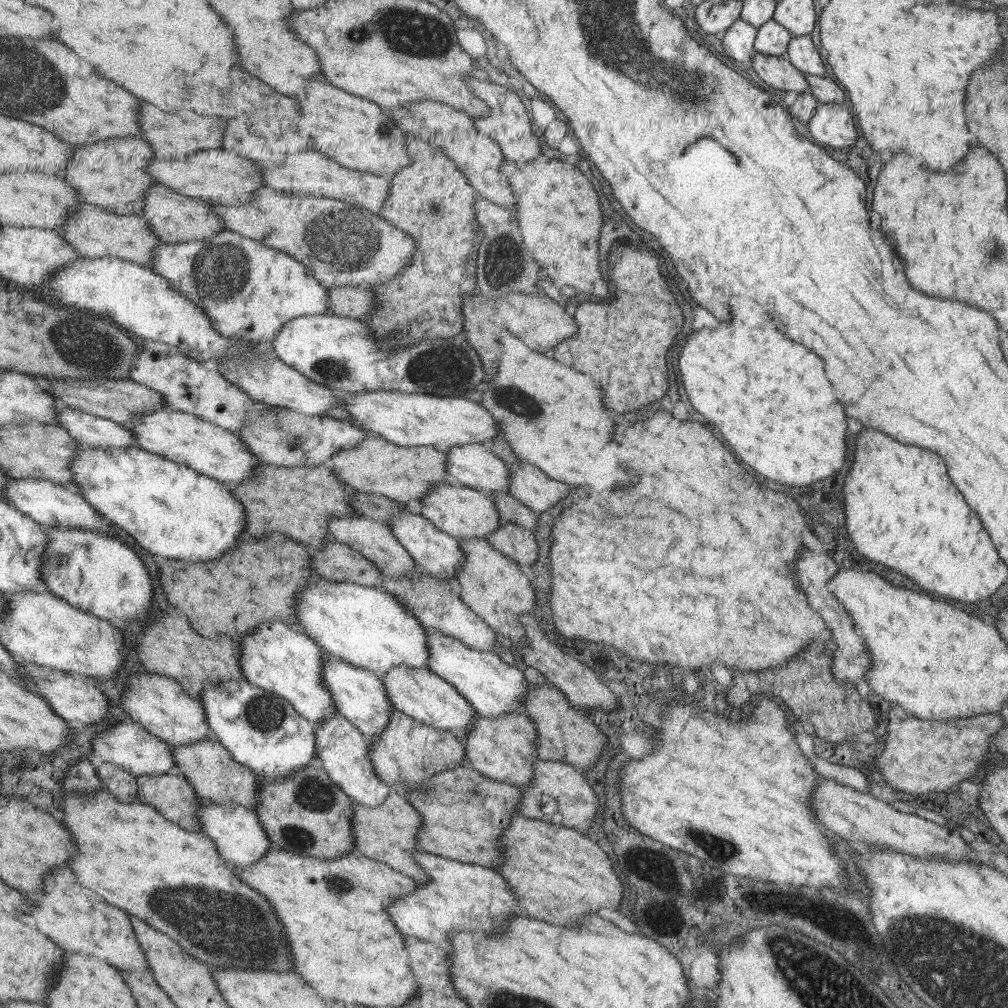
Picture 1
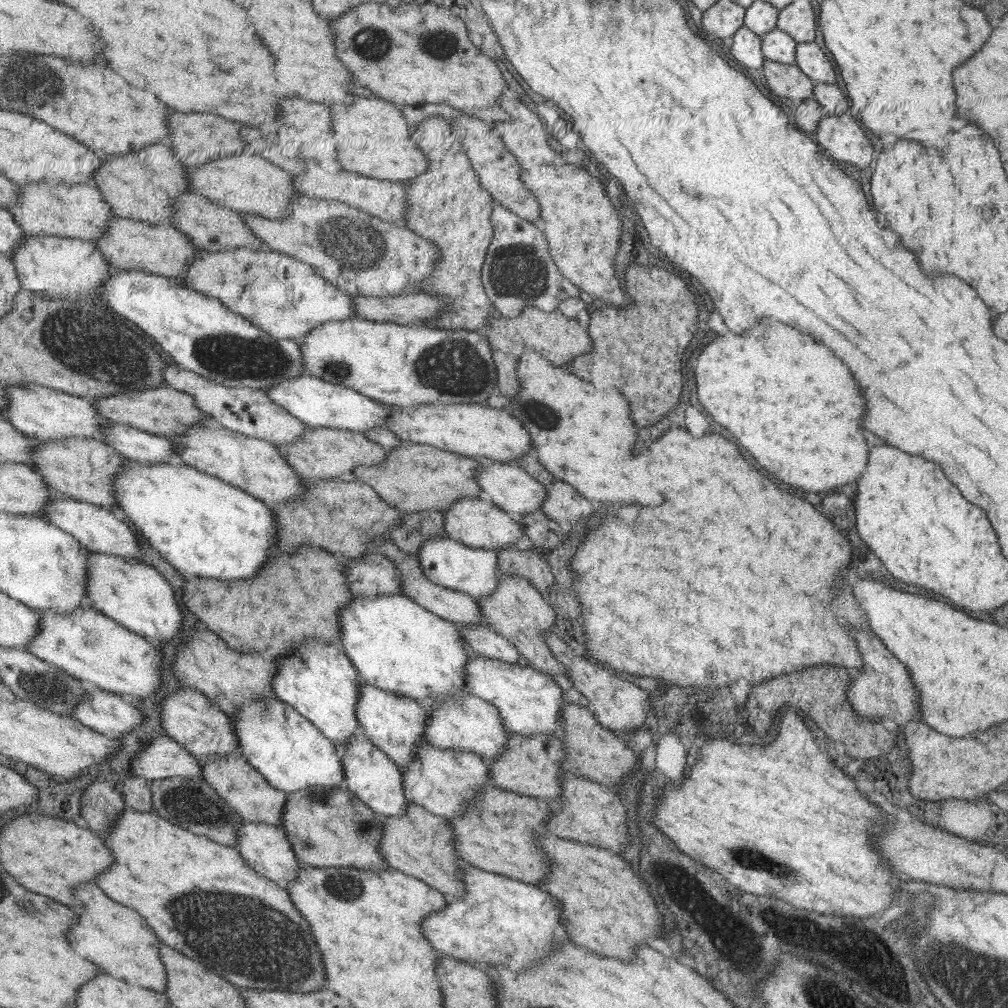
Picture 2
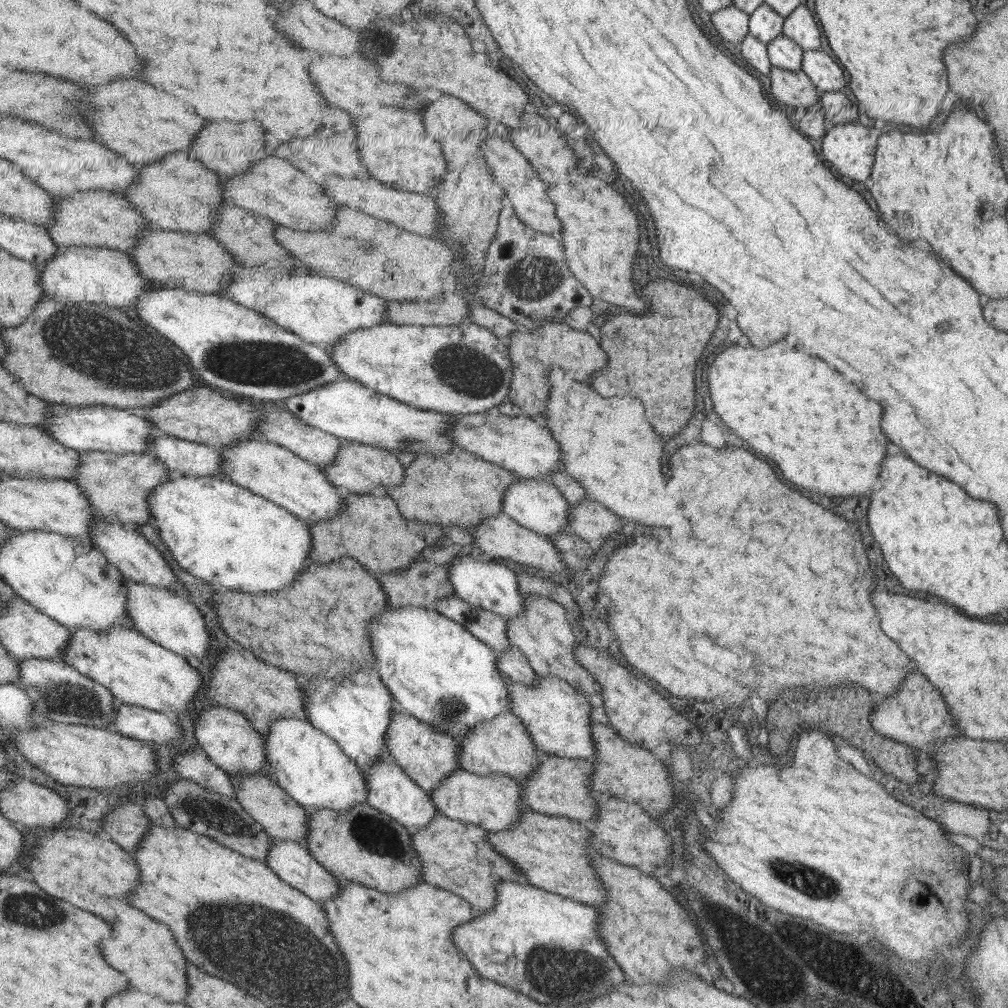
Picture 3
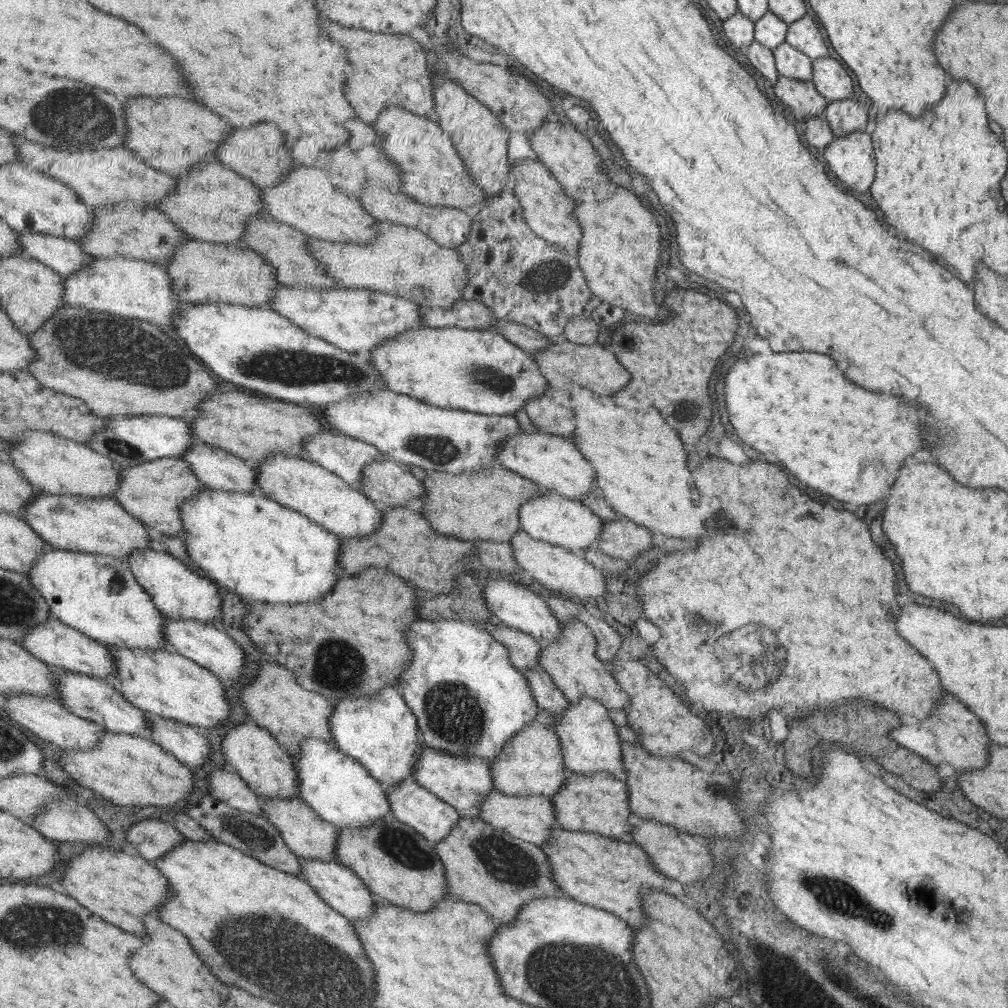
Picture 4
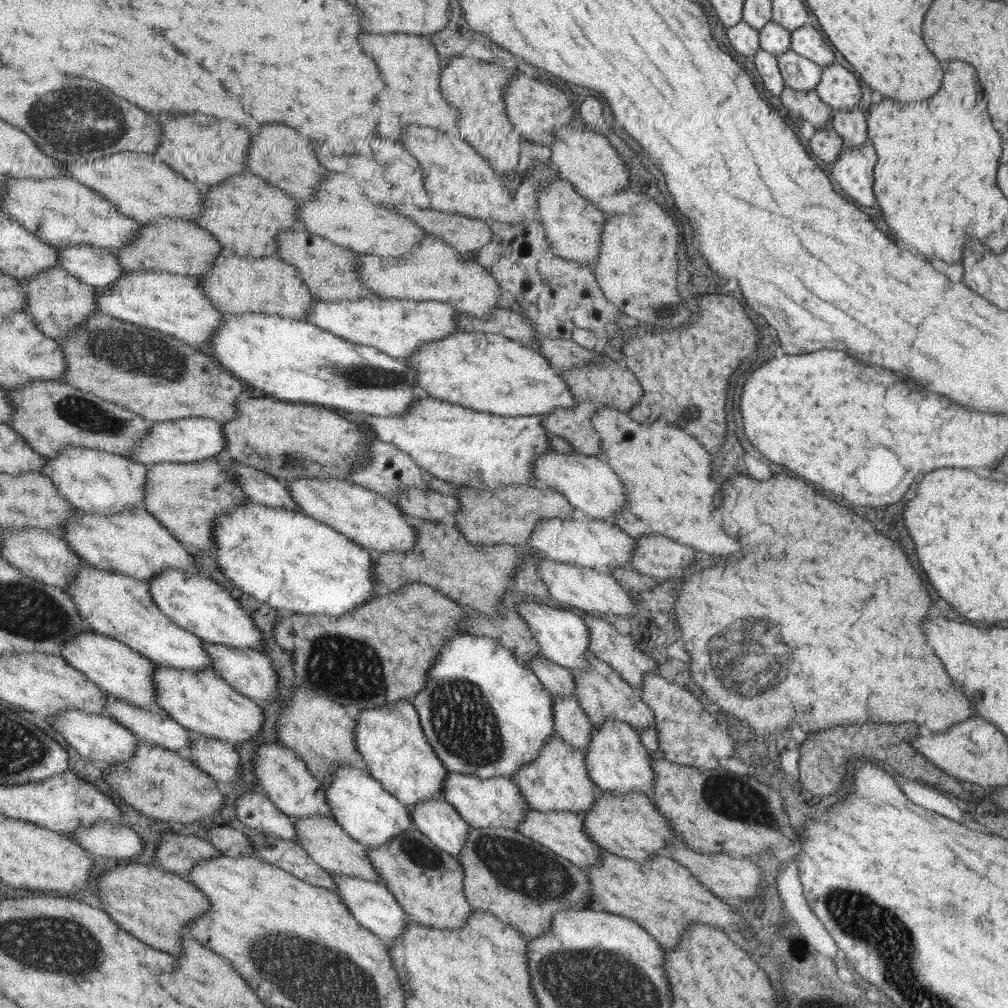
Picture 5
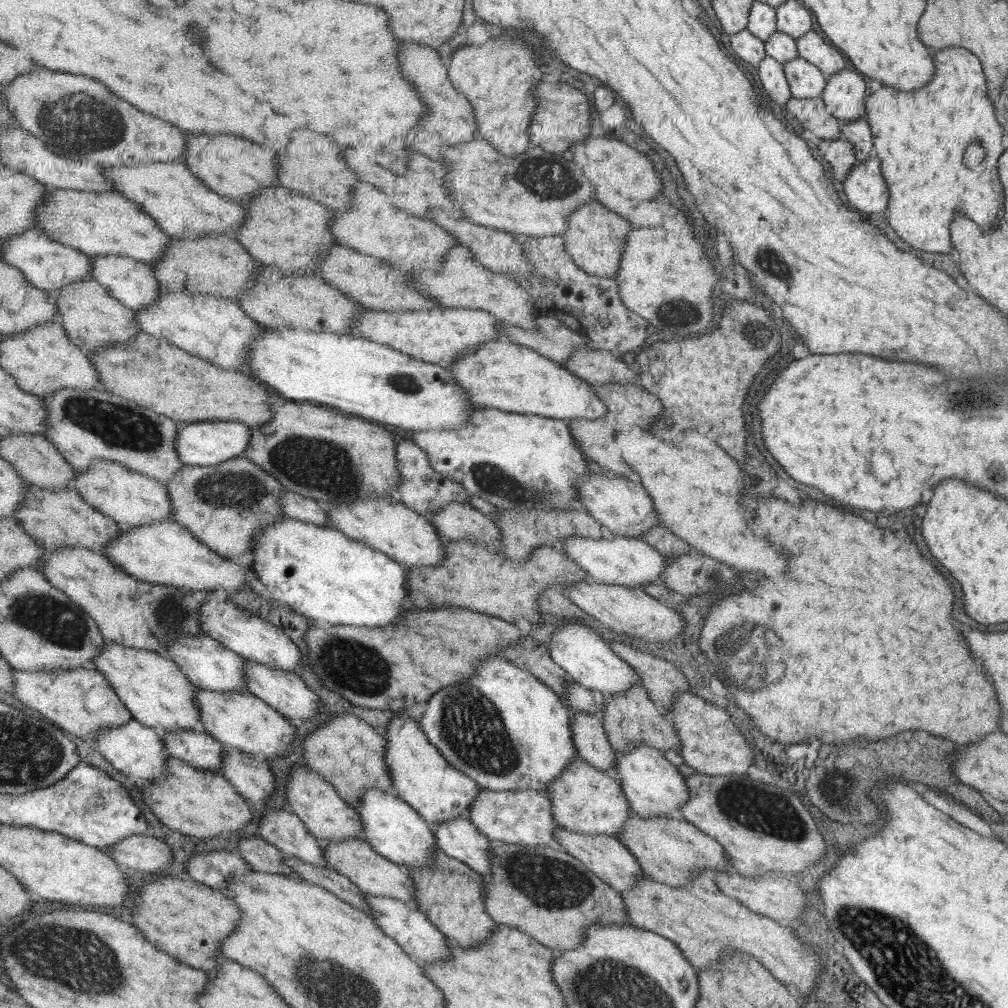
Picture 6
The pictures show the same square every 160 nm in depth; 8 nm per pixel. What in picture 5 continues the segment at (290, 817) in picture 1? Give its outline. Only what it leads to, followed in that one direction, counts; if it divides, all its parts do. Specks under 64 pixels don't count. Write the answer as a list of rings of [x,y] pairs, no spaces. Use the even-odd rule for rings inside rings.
[[[410,827],[386,844],[367,847],[366,853],[381,883],[392,892],[412,922],[439,930],[466,924],[473,908],[464,894],[464,868],[456,857],[441,850],[417,829]]]

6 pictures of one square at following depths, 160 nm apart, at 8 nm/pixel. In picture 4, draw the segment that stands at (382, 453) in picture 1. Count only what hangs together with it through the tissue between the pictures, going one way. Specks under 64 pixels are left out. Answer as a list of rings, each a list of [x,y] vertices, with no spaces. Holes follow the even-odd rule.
[[[491,462],[490,464],[487,464],[486,466],[483,466],[480,468],[480,470],[474,470],[473,472],[461,472],[459,474],[449,474],[447,472],[441,472],[437,470],[431,470],[426,469],[425,470],[426,477],[421,481],[421,484],[424,486],[424,489],[426,490],[426,496],[422,498],[421,500],[421,508],[419,508],[419,512],[423,518],[431,526],[433,526],[433,530],[437,530],[437,532],[440,532],[441,534],[449,535],[450,537],[457,538],[461,541],[477,541],[477,540],[489,540],[489,541],[495,541],[495,542],[501,542],[505,543],[508,542],[508,540],[518,531],[518,529],[521,528],[520,526],[520,506],[524,504],[528,498],[532,498],[532,496],[538,496],[540,494],[540,491],[545,491],[545,489],[540,488],[537,484],[535,484],[533,481],[530,481],[529,479],[523,478],[521,475],[518,475],[517,473],[514,473],[513,471],[510,471],[509,469],[503,468],[503,466],[500,466],[498,462]]]

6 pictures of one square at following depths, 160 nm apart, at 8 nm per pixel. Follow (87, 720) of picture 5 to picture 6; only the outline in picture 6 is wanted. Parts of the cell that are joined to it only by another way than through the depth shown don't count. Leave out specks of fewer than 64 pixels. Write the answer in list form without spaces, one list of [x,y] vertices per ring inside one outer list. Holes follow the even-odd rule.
[[[129,720],[126,724],[116,728],[100,730],[95,741],[92,742],[93,749],[98,751],[118,772],[122,772],[129,778],[159,778],[164,776],[166,770],[166,755],[161,734],[151,727],[143,726],[136,720]]]

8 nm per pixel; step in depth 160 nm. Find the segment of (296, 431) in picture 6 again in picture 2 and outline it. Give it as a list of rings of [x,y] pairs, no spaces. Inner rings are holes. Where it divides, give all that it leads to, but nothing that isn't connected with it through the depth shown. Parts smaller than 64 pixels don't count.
[[[163,387],[147,390],[126,390],[108,395],[93,398],[91,404],[103,418],[121,423],[160,437],[180,436],[194,424],[198,424],[206,418],[195,404],[194,398],[185,391],[175,390],[173,387]]]

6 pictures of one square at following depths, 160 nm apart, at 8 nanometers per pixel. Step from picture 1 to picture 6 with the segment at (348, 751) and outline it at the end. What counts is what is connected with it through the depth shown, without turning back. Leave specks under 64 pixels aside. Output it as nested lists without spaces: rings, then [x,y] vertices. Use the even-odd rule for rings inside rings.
[[[467,817],[437,822],[432,828],[436,846],[443,854],[465,863],[482,876],[490,874],[489,838],[481,834]]]

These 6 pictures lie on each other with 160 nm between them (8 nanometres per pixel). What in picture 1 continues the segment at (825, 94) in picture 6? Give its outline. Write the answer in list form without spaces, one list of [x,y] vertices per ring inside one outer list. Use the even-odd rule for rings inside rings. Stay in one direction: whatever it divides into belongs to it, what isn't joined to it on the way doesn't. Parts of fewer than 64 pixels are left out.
[[[809,35],[791,36],[784,57],[791,63],[791,66],[804,74],[819,76],[825,72],[821,56],[815,50],[813,40]]]

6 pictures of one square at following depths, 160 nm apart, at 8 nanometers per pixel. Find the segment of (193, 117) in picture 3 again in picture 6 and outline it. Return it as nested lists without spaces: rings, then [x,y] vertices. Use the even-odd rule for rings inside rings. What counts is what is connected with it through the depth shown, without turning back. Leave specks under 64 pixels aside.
[[[185,134],[185,166],[191,171],[209,190],[216,194],[235,200],[239,204],[247,203],[255,197],[257,191],[269,187],[277,187],[278,171],[275,154],[271,160],[271,152],[259,148],[257,144],[251,144],[247,140],[239,140],[237,136],[229,134],[215,134],[215,136],[203,136]]]

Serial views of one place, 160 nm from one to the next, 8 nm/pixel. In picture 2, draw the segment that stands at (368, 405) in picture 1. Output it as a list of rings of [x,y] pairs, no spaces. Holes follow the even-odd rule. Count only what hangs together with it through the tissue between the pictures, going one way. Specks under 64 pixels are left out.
[[[425,404],[413,407],[391,407],[385,429],[406,444],[421,444],[472,458],[487,458],[513,463],[525,452],[531,454],[532,438],[522,420],[509,411],[488,407],[486,404]]]

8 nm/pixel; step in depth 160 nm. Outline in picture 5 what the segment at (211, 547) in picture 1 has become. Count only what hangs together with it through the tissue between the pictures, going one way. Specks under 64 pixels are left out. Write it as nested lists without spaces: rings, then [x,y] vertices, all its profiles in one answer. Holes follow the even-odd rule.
[[[249,502],[222,512],[214,520],[212,535],[216,536],[217,564],[229,580],[245,594],[269,604],[271,608],[285,610],[285,614],[325,615],[343,617],[361,603],[379,593],[379,584],[372,577],[371,552],[354,543],[333,527],[319,522],[299,510],[287,510]]]

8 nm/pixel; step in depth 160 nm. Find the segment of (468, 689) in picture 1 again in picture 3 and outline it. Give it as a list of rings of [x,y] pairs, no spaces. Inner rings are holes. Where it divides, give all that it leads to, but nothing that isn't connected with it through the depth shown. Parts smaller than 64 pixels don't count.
[[[507,676],[504,681],[508,688],[509,712],[521,719],[539,751],[561,758],[593,760],[596,752],[593,750],[589,718],[592,706],[585,699],[585,694],[557,677],[538,676],[536,684],[517,684]]]

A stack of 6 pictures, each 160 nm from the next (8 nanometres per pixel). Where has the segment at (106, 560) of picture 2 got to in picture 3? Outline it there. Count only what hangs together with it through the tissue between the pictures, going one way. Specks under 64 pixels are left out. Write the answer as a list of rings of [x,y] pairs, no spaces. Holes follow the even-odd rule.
[[[126,579],[128,600],[125,612],[131,622],[131,628],[138,631],[153,643],[181,655],[183,658],[195,658],[196,661],[207,660],[211,656],[209,636],[203,624],[201,614],[187,598],[179,596],[179,591],[165,590],[150,584],[131,582]]]

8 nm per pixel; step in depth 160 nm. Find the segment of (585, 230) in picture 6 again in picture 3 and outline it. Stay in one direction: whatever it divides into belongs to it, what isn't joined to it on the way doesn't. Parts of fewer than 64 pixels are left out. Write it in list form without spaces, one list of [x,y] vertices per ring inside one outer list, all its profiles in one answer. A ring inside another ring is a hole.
[[[483,137],[480,144],[481,156],[486,160],[486,165],[492,170],[494,181],[504,190],[504,201],[510,204],[516,217],[522,223],[526,223],[533,230],[543,232],[545,234],[554,233],[559,236],[561,224],[555,216],[555,212],[551,210],[551,202],[545,196],[545,182],[541,182],[537,178],[537,172],[527,164],[527,160],[505,140],[501,138],[485,138]]]

